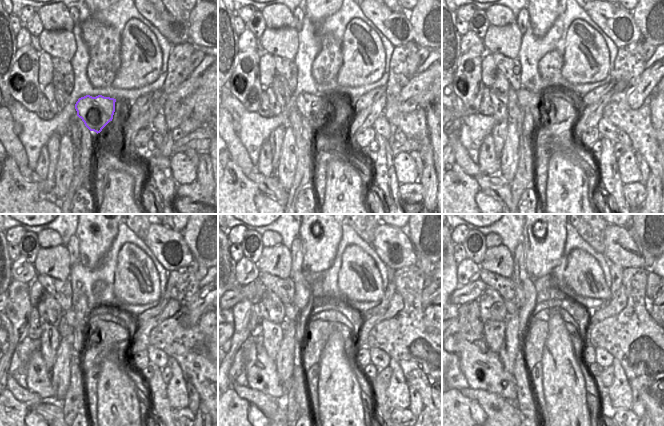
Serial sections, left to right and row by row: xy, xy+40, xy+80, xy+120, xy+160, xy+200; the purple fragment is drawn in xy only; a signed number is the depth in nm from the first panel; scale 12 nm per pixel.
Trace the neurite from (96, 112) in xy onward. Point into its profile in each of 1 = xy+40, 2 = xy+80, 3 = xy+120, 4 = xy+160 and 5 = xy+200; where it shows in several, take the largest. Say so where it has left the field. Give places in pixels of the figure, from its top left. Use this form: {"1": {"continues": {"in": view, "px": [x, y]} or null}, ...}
{"1": {"continues": {"in": "xy+40", "px": [313, 108]}}, "2": {"continues": {"in": "xy+80", "px": [526, 98]}}, "3": {"continues": {"in": "xy+120", "px": [77, 316]}}, "4": {"continues": {"in": "xy+160", "px": [291, 311]}}, "5": {"continues": {"in": "xy+200", "px": [511, 306]}}}

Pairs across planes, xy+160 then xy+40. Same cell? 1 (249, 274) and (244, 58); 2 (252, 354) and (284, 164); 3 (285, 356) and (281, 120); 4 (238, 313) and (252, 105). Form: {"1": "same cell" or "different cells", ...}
{"1": "different cells", "2": "different cells", "3": "different cells", "4": "same cell"}

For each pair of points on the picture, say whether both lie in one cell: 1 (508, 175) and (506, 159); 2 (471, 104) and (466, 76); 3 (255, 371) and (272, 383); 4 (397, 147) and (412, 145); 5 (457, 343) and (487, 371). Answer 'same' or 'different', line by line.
1: same
2: same
3: same
4: same
5: same

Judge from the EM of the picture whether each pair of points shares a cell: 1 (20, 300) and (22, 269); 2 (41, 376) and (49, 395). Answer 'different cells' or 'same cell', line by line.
1: different cells
2: same cell

